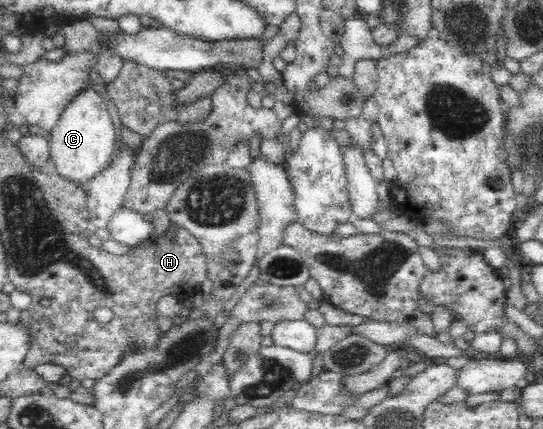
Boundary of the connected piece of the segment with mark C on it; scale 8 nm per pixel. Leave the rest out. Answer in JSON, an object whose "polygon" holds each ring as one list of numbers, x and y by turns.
{"polygon":[[89,87,65,108,59,122,50,131,48,140,51,164,59,177,83,186,101,174,99,172,103,168,107,168,115,154,115,128,107,105,94,89]]}

